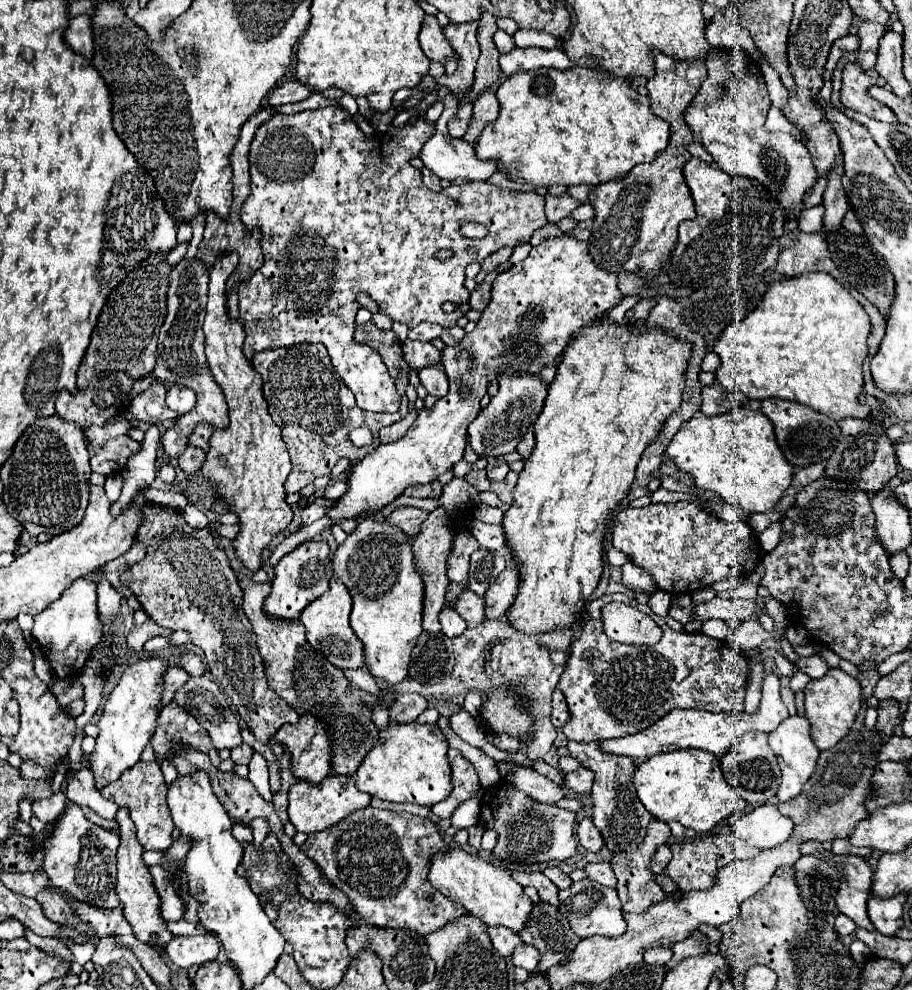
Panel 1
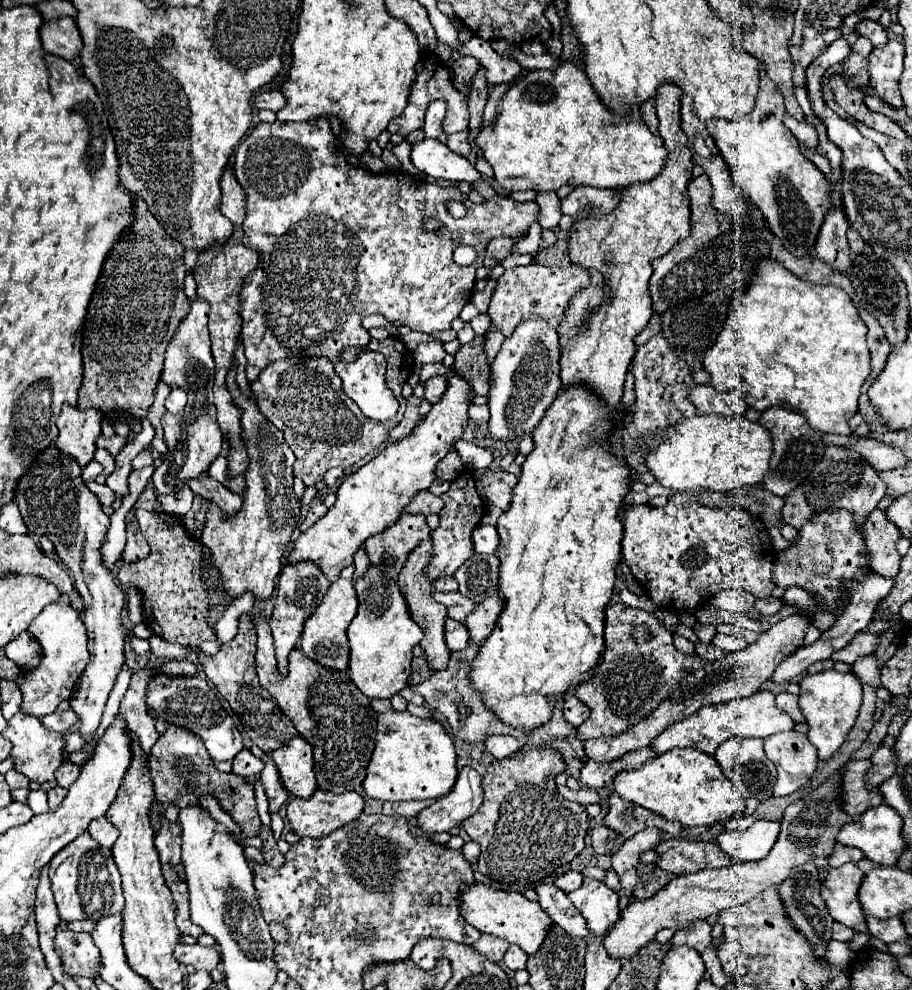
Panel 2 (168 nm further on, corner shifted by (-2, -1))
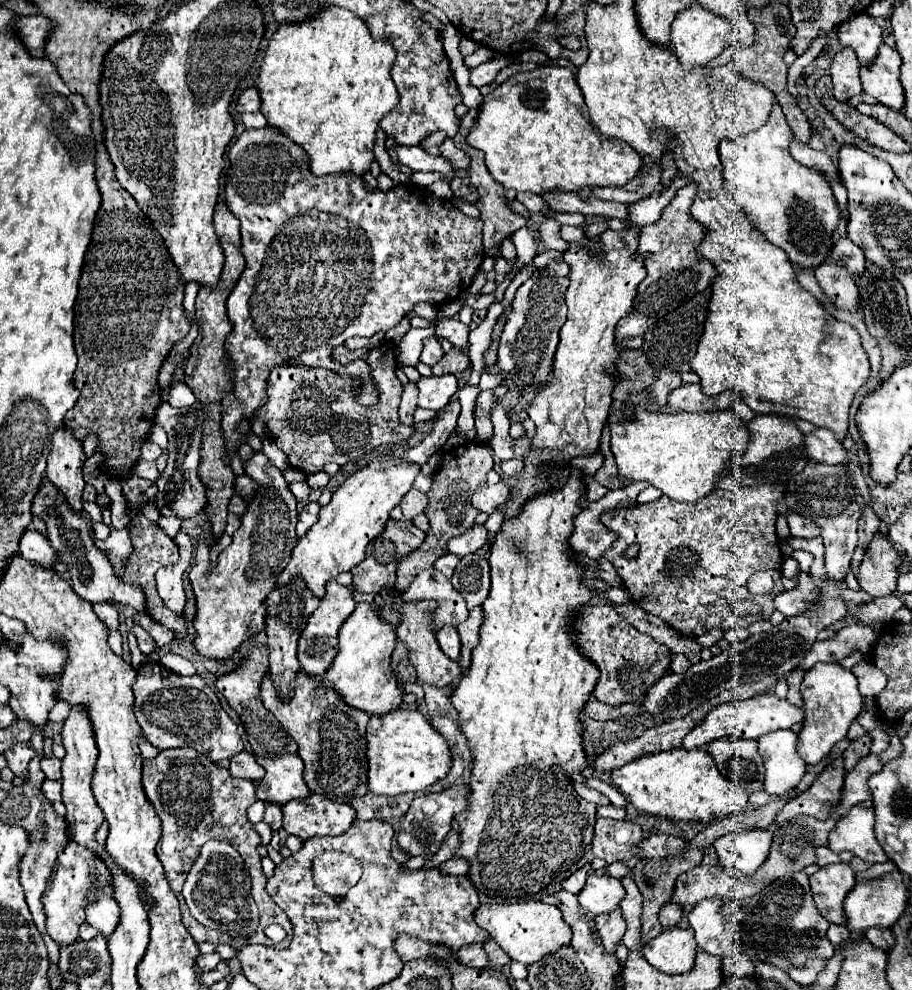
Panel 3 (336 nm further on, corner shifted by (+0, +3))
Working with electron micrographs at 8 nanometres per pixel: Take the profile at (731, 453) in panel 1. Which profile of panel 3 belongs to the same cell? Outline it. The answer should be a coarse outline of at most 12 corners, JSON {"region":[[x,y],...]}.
{"region":[[609,409],[619,481],[711,493],[747,445],[733,411]]}

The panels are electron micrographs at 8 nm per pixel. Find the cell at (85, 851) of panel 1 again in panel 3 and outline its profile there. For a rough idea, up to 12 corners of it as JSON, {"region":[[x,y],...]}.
{"region":[[69,841],[41,897],[59,947],[79,941],[83,905],[113,897],[109,869]]}

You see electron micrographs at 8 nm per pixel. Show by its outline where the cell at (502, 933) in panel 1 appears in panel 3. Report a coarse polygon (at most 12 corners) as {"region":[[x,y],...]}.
{"region":[[465,945],[455,953],[461,965],[487,967],[483,945]]}

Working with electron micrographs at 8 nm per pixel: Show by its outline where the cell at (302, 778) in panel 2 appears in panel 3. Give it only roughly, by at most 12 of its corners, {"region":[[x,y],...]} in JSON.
{"region":[[289,753],[259,763],[259,801],[285,805],[311,795],[303,761]]}

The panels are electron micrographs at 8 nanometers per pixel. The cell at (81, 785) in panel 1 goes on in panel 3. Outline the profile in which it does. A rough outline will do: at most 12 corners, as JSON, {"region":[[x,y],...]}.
{"region":[[43,757],[41,769],[47,779],[61,777],[61,761]]}

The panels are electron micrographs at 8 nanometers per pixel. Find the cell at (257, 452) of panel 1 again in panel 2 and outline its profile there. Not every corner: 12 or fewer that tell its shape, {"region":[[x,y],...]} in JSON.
{"region":[[227,389],[249,453],[243,507],[209,501],[223,589],[267,599],[301,521],[295,455],[253,393]]}

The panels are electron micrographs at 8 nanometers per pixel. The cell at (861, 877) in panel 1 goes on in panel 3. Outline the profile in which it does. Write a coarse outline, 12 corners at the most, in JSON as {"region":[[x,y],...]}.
{"region":[[833,863],[811,875],[819,913],[843,921],[843,897],[855,887],[849,863]]}

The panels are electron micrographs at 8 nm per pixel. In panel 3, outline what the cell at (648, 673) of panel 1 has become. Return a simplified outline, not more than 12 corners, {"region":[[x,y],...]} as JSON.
{"region":[[611,605],[575,609],[577,649],[601,671],[593,695],[641,701],[669,649]]}

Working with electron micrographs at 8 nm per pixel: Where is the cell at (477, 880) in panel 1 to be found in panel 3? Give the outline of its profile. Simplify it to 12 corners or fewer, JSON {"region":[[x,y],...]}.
{"region":[[541,901],[485,905],[475,921],[523,965],[571,941]]}

